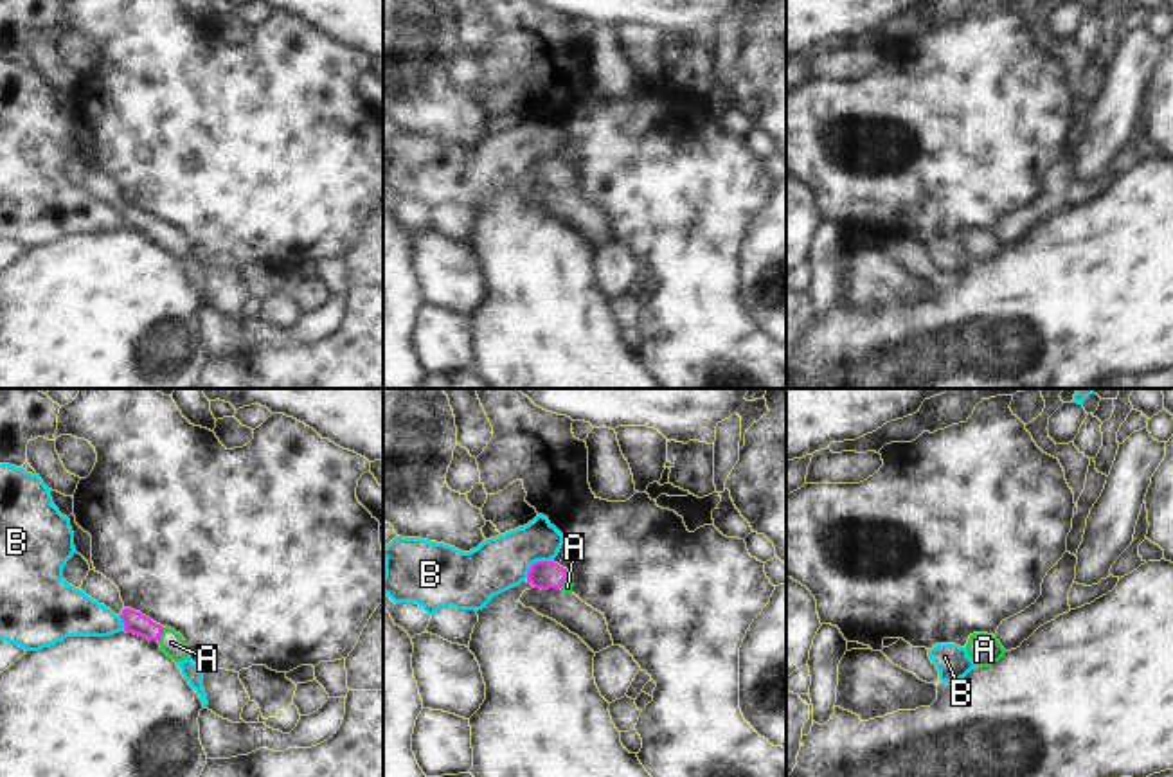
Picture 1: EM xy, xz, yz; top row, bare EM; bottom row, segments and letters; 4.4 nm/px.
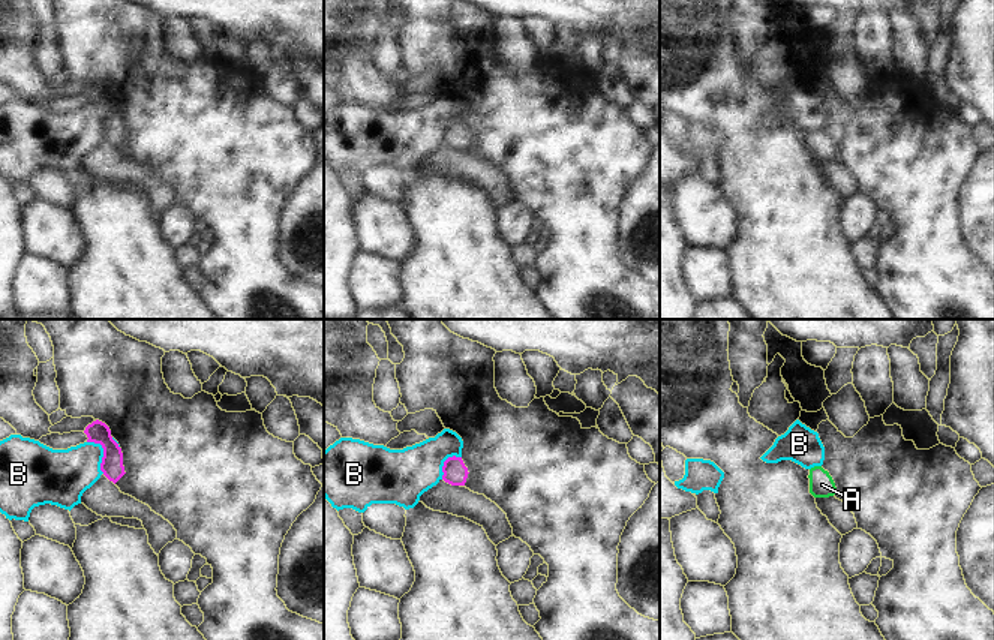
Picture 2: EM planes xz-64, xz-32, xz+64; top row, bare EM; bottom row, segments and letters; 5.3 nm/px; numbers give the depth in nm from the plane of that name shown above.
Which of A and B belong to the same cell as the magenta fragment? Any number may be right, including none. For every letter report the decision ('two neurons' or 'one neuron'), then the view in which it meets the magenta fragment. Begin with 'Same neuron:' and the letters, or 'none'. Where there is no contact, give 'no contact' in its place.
Same neuron: A
A: one neuron; meets magenta in xy
B: two neurons; meets magenta in xz

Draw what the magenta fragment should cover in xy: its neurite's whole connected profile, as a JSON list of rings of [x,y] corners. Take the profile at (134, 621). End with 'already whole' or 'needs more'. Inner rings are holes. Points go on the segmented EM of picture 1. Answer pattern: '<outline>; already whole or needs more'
[[[124,608],[121,613],[121,619],[124,622],[126,633],[135,633],[148,640],[157,640],[160,644],[160,649],[167,656],[171,656],[175,662],[191,658],[185,640],[175,630],[171,630],[167,626],[164,628],[164,626],[153,622],[149,617],[146,617],[140,612],[135,612],[131,608]]]; needs more

